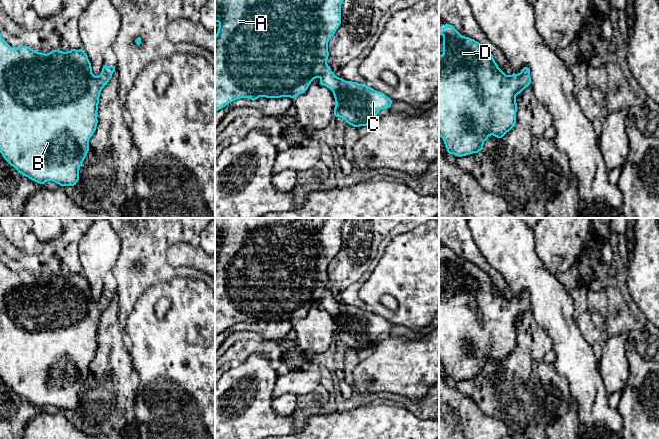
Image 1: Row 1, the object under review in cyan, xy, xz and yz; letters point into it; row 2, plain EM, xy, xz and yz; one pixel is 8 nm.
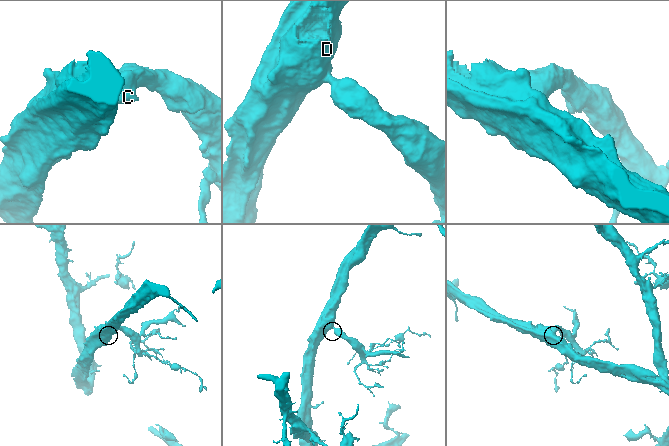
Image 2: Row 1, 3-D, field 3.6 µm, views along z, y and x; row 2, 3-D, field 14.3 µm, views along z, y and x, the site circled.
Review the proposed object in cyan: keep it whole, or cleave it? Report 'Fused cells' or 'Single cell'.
Single cell

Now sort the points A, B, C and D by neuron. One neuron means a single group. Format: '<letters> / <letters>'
A B C D

